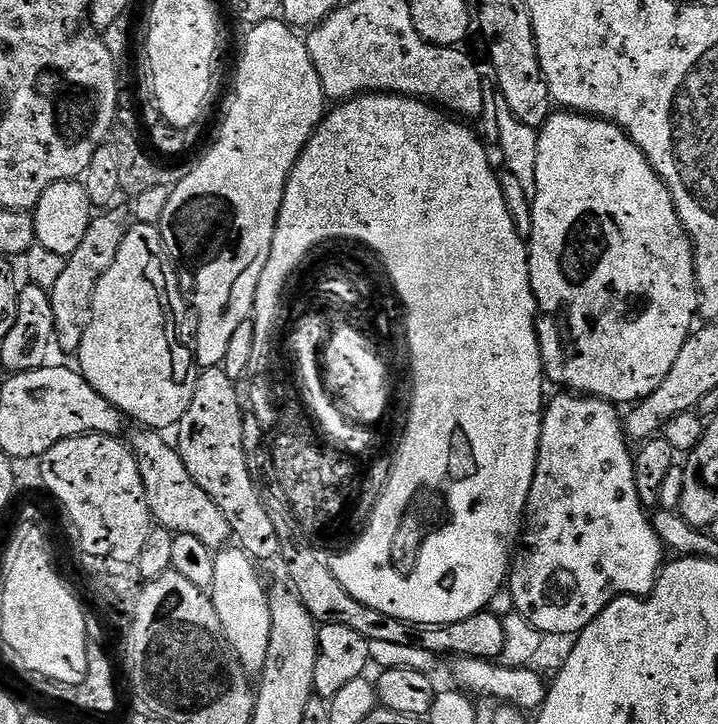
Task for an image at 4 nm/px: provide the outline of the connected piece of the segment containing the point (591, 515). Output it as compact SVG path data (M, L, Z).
M560 394L547 401L544 410L544 421L542 422L542 434L540 435L540 449L536 459L536 473L534 482L530 486L528 495L528 507L524 514L524 523L522 525L522 539L515 549L508 579L506 581L507 591L512 591L511 607L526 618L539 632L552 636L575 637L584 631L610 602L614 602L619 596L638 596L647 597L652 589L656 587L656 578L660 574L660 569L665 563L666 547L659 535L655 532L649 513L646 511L646 505L640 497L639 486L636 484L636 462L633 449L630 450L630 441L624 431L624 420L618 413L617 405L610 404L606 400L600 400L596 396L585 396L583 394Z

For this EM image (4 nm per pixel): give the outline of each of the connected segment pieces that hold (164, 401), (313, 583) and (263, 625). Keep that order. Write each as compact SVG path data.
M133 223L122 238L117 257L94 290L93 318L82 338L78 371L102 398L109 400L125 417L132 419L133 416L140 423L138 425L148 430L165 430L171 424L172 427L179 425L196 389L196 376L192 372L194 352L180 341L180 332L176 329L176 303L181 300L178 277L159 227Z
M287 545L288 572L292 575L290 581L300 601L306 606L312 619L321 625L337 624L350 627L365 639L374 642L391 642L394 646L414 646L418 650L430 650L433 657L448 656L459 658L469 656L475 660L495 661L506 646L506 630L503 619L495 616L492 610L474 614L470 618L462 618L462 622L449 624L407 624L404 620L390 618L390 614L382 614L362 602L358 602L334 578L332 565L327 559L323 560L312 548L299 548L298 545Z
M225 546L215 553L215 557L214 582L210 589L214 610L218 610L226 638L239 656L240 663L249 673L259 673L266 666L266 654L270 650L269 589L264 588L256 573L257 565L243 548Z

